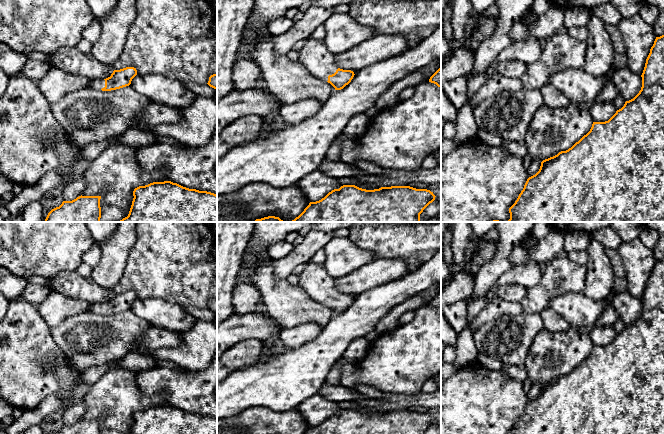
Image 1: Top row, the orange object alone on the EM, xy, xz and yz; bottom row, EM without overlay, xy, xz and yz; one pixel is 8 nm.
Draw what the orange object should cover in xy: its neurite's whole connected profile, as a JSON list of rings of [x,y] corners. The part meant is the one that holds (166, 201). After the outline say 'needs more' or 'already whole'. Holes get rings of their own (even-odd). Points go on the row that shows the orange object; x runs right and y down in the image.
[[[164,181],[139,186],[133,196],[128,216],[117,222],[217,222],[217,195],[211,192]]]; already whole

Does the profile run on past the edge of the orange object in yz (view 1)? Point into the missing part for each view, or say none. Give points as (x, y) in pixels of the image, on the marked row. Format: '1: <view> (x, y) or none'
1: none

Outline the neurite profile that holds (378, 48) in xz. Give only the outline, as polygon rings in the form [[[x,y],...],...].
[[[375,35],[345,52],[334,54],[334,62],[340,69],[356,72],[407,50],[408,42],[402,35]]]

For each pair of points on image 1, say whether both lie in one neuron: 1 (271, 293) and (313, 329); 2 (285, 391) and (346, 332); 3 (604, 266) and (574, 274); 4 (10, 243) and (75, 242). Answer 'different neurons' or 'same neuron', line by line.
1: different neurons
2: same neuron
3: different neurons
4: same neuron

